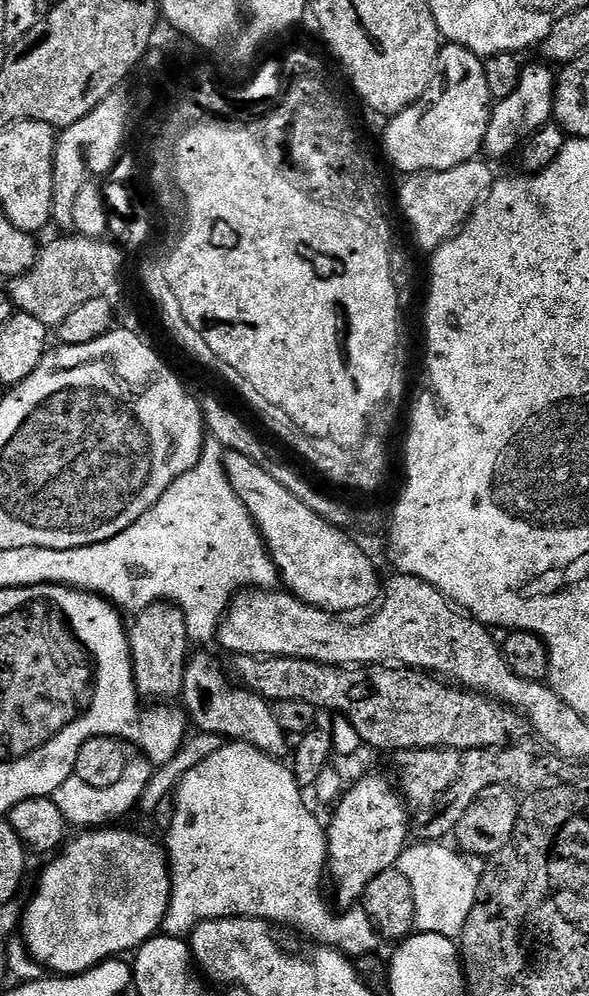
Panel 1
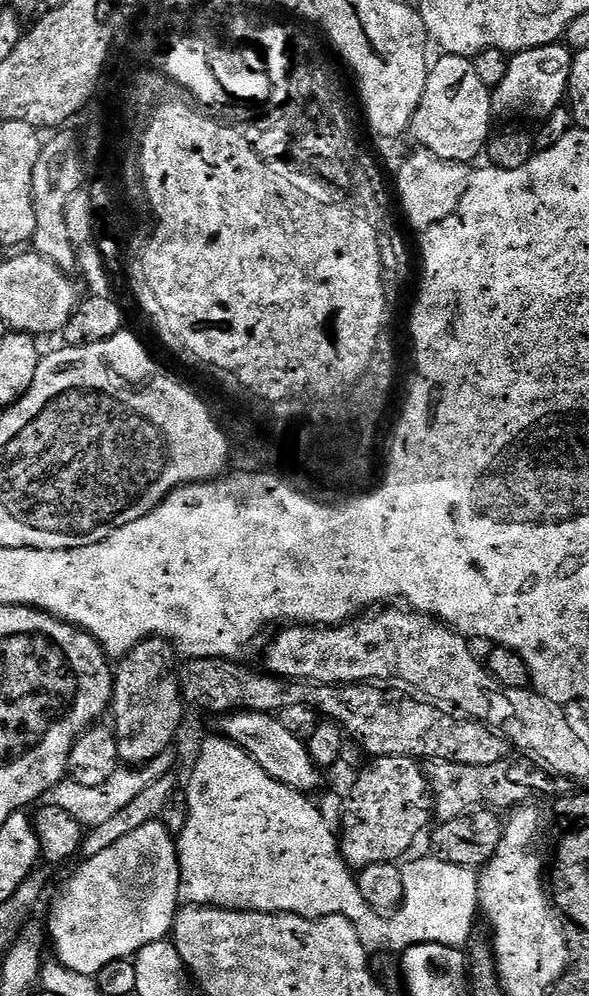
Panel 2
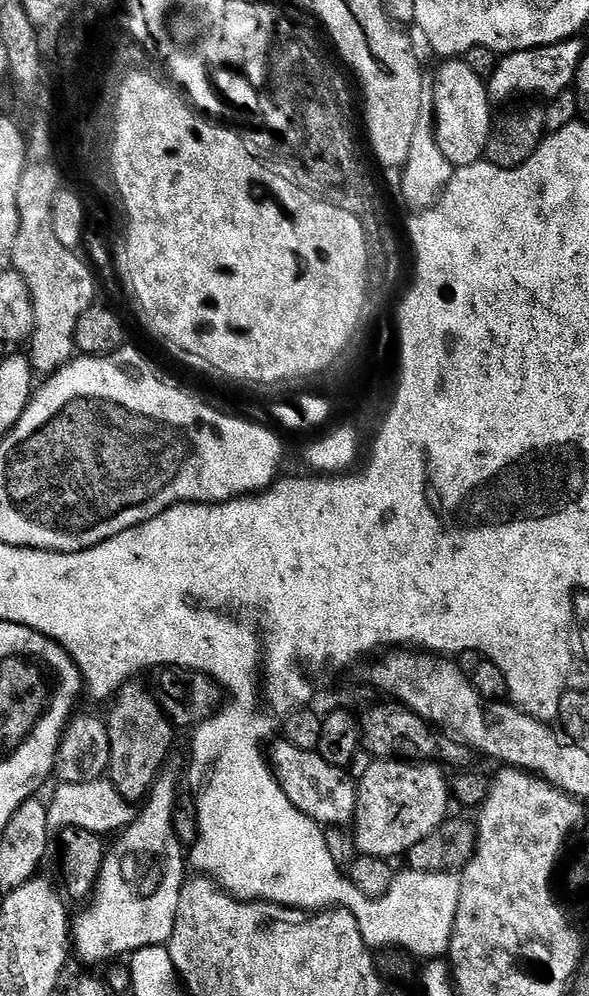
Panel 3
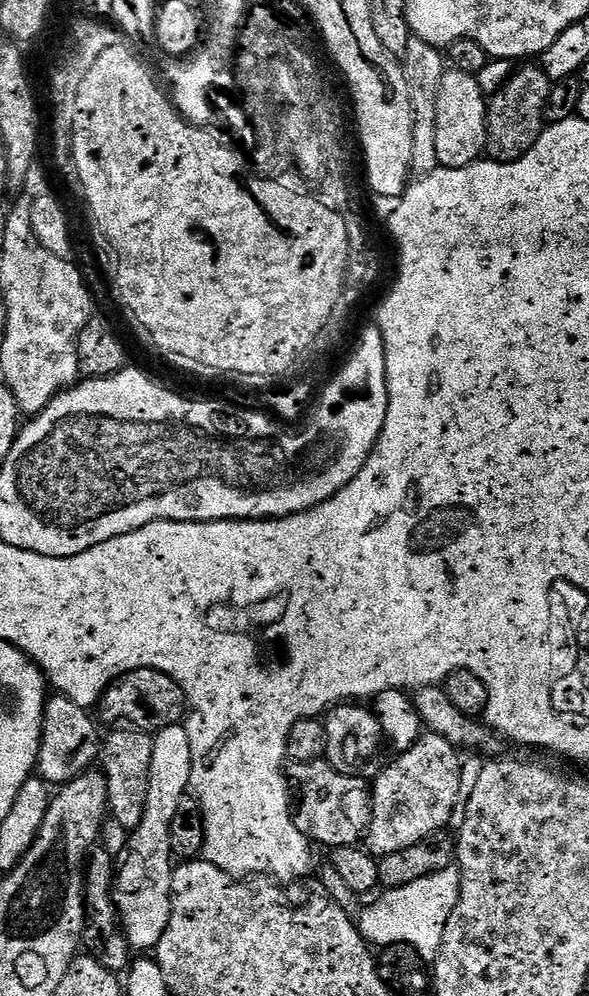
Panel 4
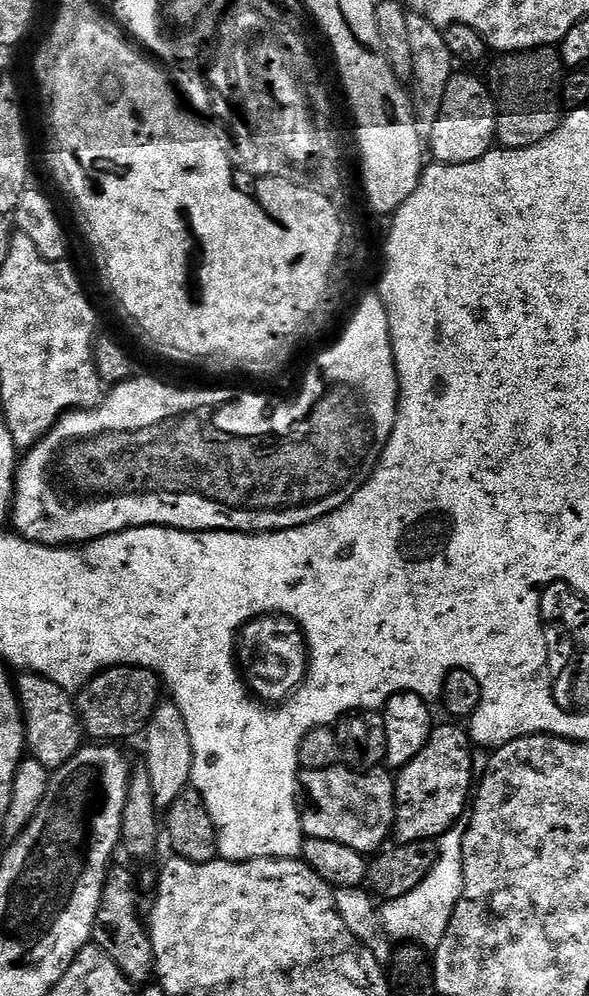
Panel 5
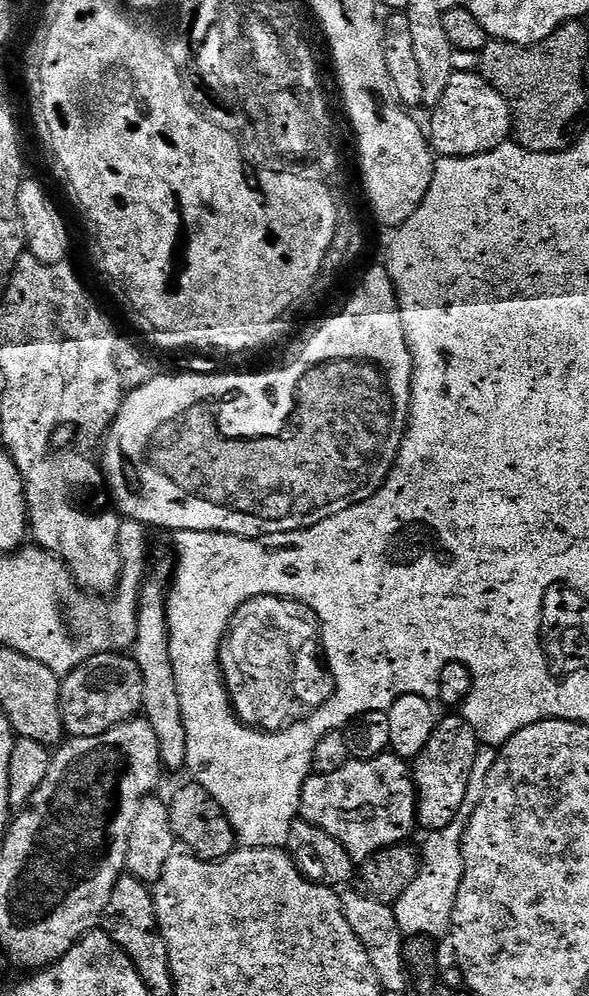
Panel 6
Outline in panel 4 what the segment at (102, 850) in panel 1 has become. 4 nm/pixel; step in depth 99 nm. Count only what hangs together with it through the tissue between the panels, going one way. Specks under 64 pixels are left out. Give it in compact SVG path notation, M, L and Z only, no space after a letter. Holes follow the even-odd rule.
M183 723L159 729L153 737L154 754L150 764L150 786L142 822L131 829L128 849L124 852L116 873L116 907L120 913L129 945L133 949L155 949L172 913L172 886L174 883L174 853L172 827L174 814L182 798L189 795L192 783L192 747L190 734Z

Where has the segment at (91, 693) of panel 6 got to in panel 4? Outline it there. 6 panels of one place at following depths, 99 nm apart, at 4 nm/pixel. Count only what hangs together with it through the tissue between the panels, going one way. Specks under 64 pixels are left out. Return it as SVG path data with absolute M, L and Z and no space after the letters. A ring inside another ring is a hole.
M135 668L133 672L119 676L107 688L98 705L98 716L104 724L112 724L108 726L123 722L137 730L159 730L171 724L179 724L185 719L186 691L174 677L162 670Z

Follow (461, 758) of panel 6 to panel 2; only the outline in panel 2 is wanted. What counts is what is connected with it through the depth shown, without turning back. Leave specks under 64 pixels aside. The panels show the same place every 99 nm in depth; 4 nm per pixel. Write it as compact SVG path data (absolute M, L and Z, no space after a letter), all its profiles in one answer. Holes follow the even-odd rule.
M378 756L371 763L352 788L352 800L350 796L344 809L342 835L338 840L345 860L356 870L363 870L375 864L390 864L399 861L399 856L407 857L412 843L423 834L424 827L434 820L432 786L428 783L421 761L414 760L411 756Z

